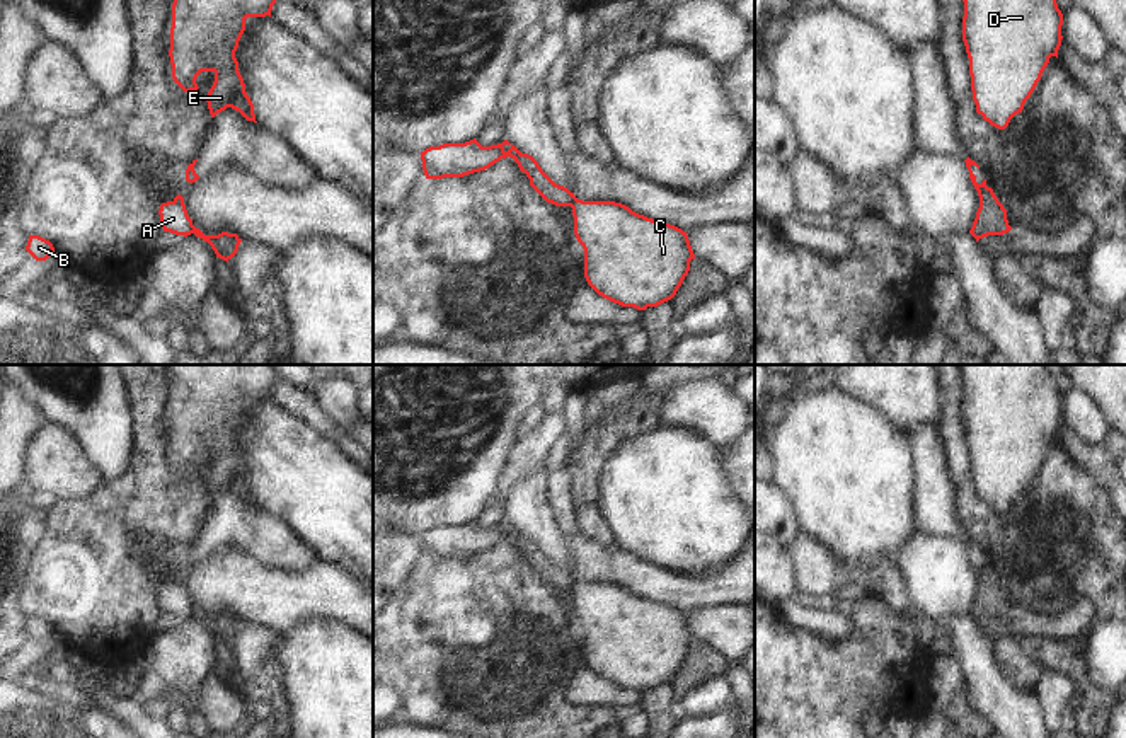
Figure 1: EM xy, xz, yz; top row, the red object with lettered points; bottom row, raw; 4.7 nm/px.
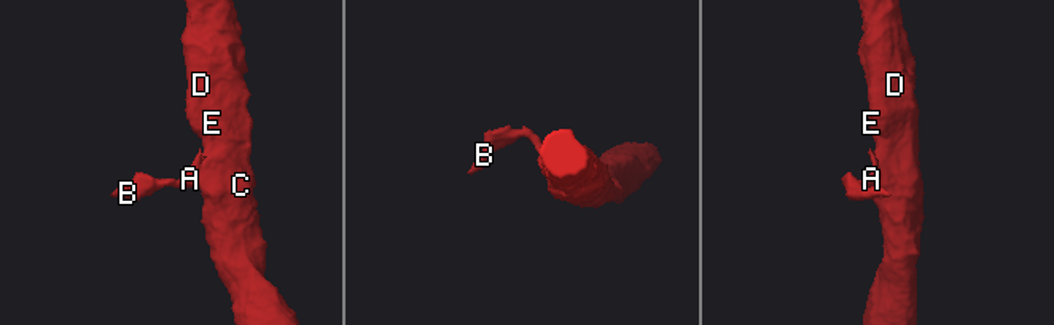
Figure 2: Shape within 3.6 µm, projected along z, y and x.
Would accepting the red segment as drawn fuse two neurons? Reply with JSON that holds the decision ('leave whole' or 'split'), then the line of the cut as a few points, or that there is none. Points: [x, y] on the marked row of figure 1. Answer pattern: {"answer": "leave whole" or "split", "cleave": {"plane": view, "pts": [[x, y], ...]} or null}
{"answer": "split", "cleave": {"plane": "yz", "pts": [[985, 184], [980, 198]]}}

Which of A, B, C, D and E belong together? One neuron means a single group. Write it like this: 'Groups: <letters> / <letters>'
Groups: A B / C D E

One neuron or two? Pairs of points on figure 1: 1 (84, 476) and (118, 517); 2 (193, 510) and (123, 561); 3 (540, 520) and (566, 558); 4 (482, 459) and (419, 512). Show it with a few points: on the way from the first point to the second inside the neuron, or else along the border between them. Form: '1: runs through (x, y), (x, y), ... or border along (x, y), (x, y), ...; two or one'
1: border along (106, 481), (82, 498), (58, 500); two
2: runs through (169, 510), (145, 510), (123, 532), (123, 537); one
3: runs through (544, 529), (557, 549); one
4: runs through (467, 472), (443, 495), (435, 498); one

